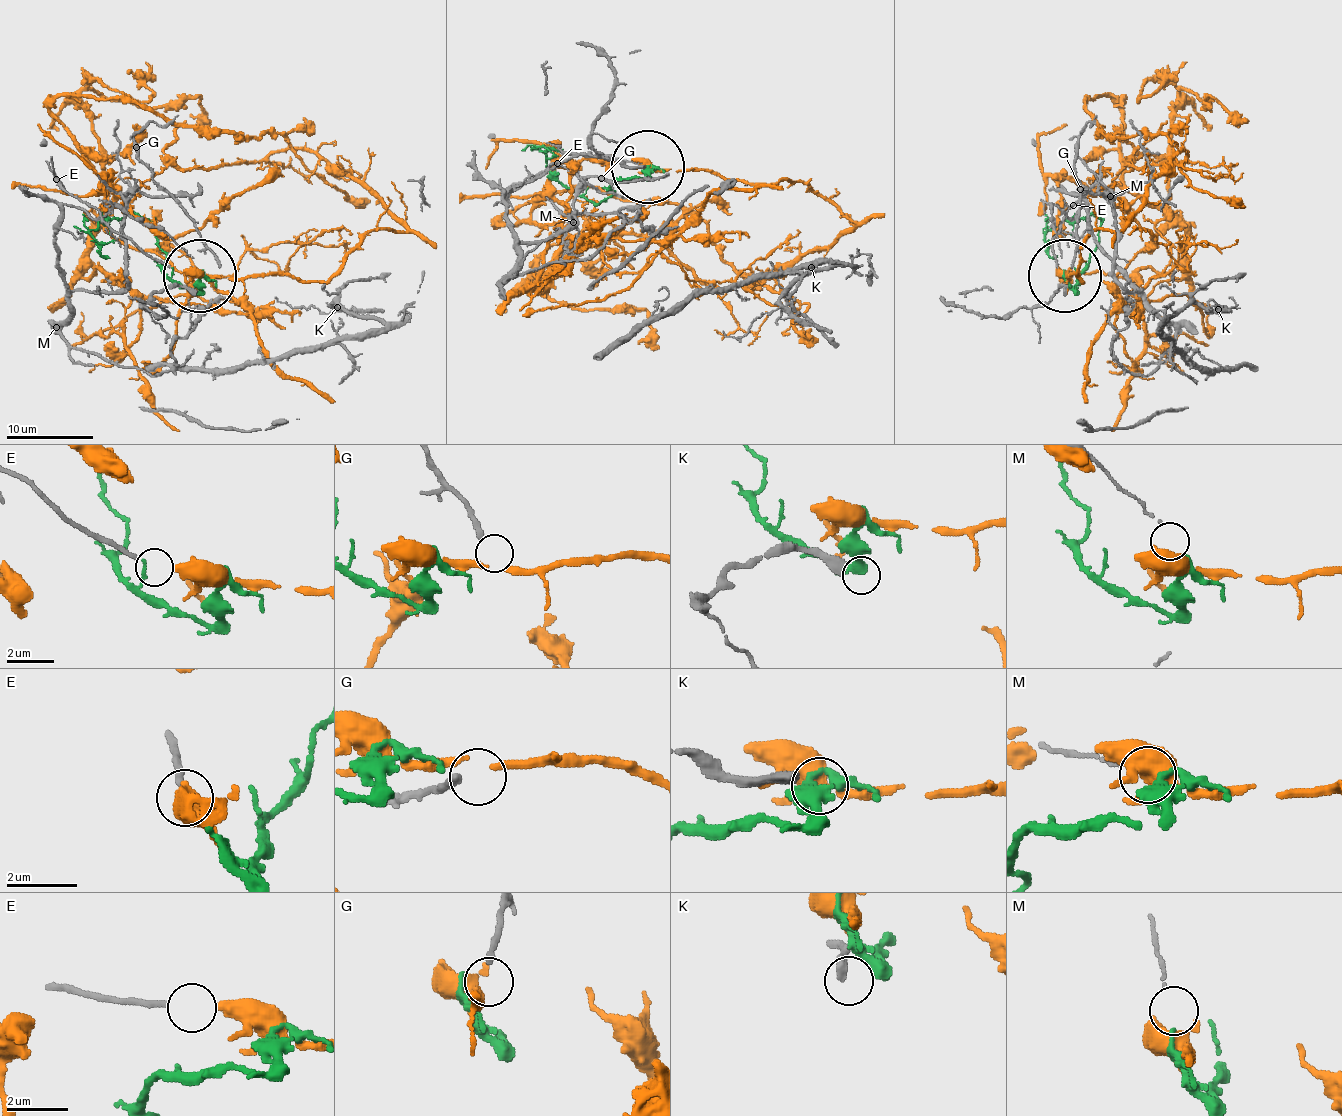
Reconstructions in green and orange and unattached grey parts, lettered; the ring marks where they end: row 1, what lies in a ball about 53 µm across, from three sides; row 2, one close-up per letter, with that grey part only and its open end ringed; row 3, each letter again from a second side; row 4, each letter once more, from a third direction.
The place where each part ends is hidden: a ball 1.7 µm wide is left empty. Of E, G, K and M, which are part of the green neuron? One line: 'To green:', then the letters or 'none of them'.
To green: M

